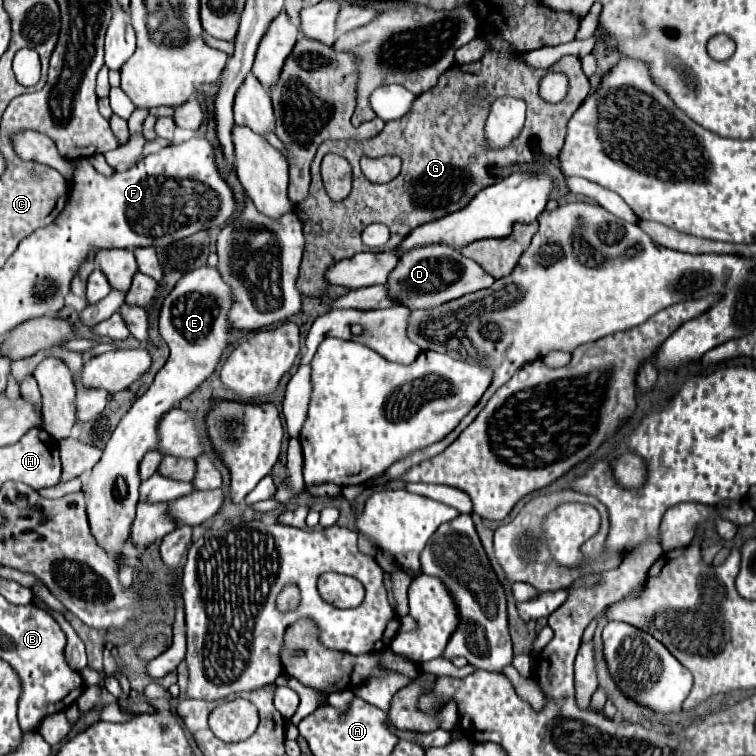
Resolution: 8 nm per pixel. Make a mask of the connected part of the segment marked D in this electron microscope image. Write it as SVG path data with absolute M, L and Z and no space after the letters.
M444 243L414 247L400 257L394 275L388 279L388 291L394 299L400 299L402 305L410 309L428 309L434 305L442 305L446 301L458 299L462 295L488 289L496 279L488 275L474 259L464 257L458 249L448 247Z

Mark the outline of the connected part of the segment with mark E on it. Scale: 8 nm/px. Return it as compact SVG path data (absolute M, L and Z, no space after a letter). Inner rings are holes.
M204 265L186 273L174 287L174 291L164 299L160 309L160 335L170 347L170 359L158 371L152 387L136 399L130 411L122 417L114 429L102 459L92 469L82 491L86 495L86 512L92 535L110 553L120 553L126 547L130 527L136 515L140 473L138 465L142 455L158 445L158 425L160 419L176 407L182 399L192 395L216 369L220 357L230 345L232 333L228 311L234 303L232 287L222 279L216 267Z

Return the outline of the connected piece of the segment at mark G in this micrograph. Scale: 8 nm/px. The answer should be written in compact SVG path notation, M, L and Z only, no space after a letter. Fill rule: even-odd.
M494 31L486 35L486 43L488 43L488 51L484 53L482 59L466 65L450 67L446 73L440 75L438 85L434 89L418 95L406 119L386 123L384 129L374 139L364 141L360 145L356 141L326 141L318 147L318 153L312 161L310 195L308 199L304 199L304 203L296 205L298 207L296 213L302 219L302 225L306 227L306 247L304 247L300 279L298 279L298 289L304 295L324 297L328 293L330 283L326 281L326 271L330 269L330 265L342 259L350 259L352 255L362 251L392 251L410 235L410 231L414 231L414 227L442 219L444 215L464 209L478 191L496 183L496 175L492 171L494 167L532 161L530 139L538 139L542 151L550 157L560 153L566 139L570 117L582 105L582 99L590 95L590 81L582 73L580 59L574 55L566 55L548 69L548 71L564 73L570 81L566 99L562 103L550 105L542 101L538 95L538 81L542 79L546 69L534 69L526 65L520 59L522 53L516 53L514 47ZM476 85L490 87L492 97L508 95L526 101L528 105L526 123L520 135L512 141L512 145L504 149L490 149L486 145L486 135L484 135L486 103L474 109L462 107L462 91L466 87L476 87ZM328 153L336 153L344 157L352 167L352 191L344 201L332 201L322 185L320 161ZM362 153L368 157L384 157L384 155L400 157L402 159L400 175L384 185L368 181L360 171ZM370 223L384 223L390 227L392 233L390 241L380 249L370 249L360 239L364 227Z

